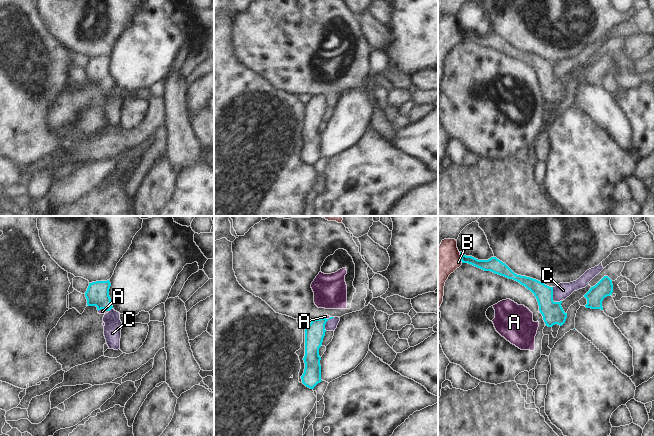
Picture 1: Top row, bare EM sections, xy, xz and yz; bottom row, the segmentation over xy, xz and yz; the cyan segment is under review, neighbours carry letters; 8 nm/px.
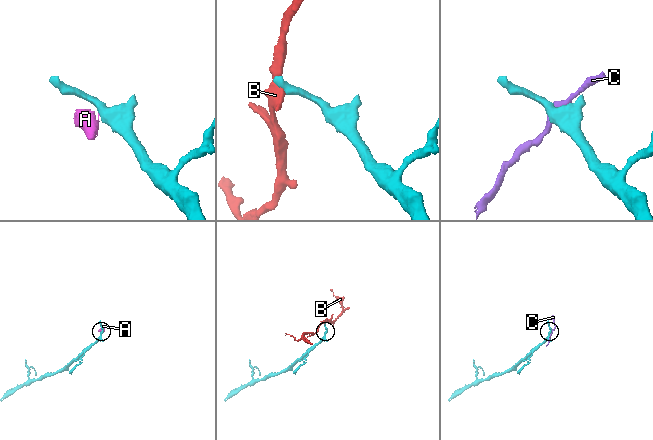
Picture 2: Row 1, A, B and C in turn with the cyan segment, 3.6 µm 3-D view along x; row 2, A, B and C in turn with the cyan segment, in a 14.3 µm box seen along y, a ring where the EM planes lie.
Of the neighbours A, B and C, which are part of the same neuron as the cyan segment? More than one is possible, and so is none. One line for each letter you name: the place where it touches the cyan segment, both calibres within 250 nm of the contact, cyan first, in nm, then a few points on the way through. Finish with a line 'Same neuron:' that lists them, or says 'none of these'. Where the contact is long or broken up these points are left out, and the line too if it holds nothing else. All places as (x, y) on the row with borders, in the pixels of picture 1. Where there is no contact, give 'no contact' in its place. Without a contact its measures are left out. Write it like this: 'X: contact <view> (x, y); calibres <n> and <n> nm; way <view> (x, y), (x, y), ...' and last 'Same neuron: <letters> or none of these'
Same neuron: none of these

